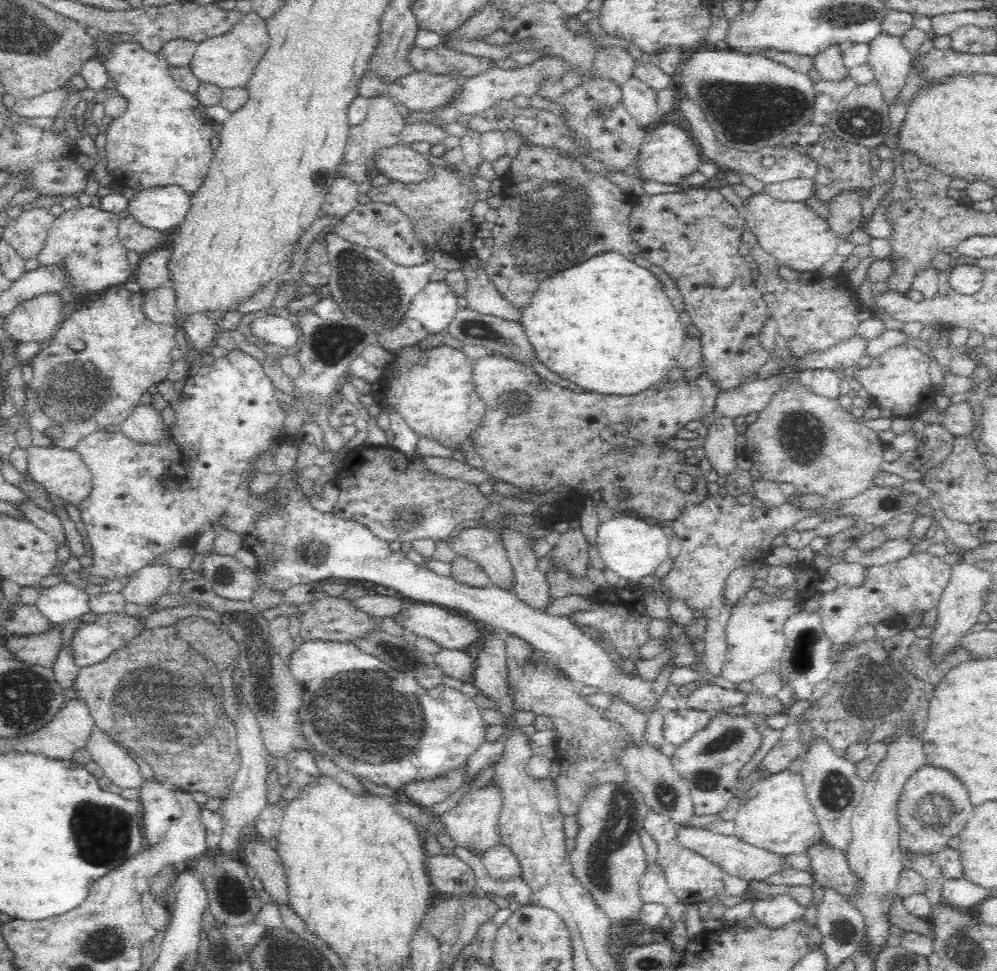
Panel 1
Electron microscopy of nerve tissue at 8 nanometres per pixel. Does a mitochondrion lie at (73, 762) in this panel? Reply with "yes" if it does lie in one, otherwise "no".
no

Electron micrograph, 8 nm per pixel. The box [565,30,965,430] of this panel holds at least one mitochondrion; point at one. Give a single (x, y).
(747, 112)

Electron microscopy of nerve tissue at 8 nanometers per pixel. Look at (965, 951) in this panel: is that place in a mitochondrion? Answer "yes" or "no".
yes

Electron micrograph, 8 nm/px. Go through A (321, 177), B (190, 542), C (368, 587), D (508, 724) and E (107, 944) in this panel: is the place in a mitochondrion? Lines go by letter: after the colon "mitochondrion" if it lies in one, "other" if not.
A: other
B: other
C: other
D: other
E: mitochondrion

